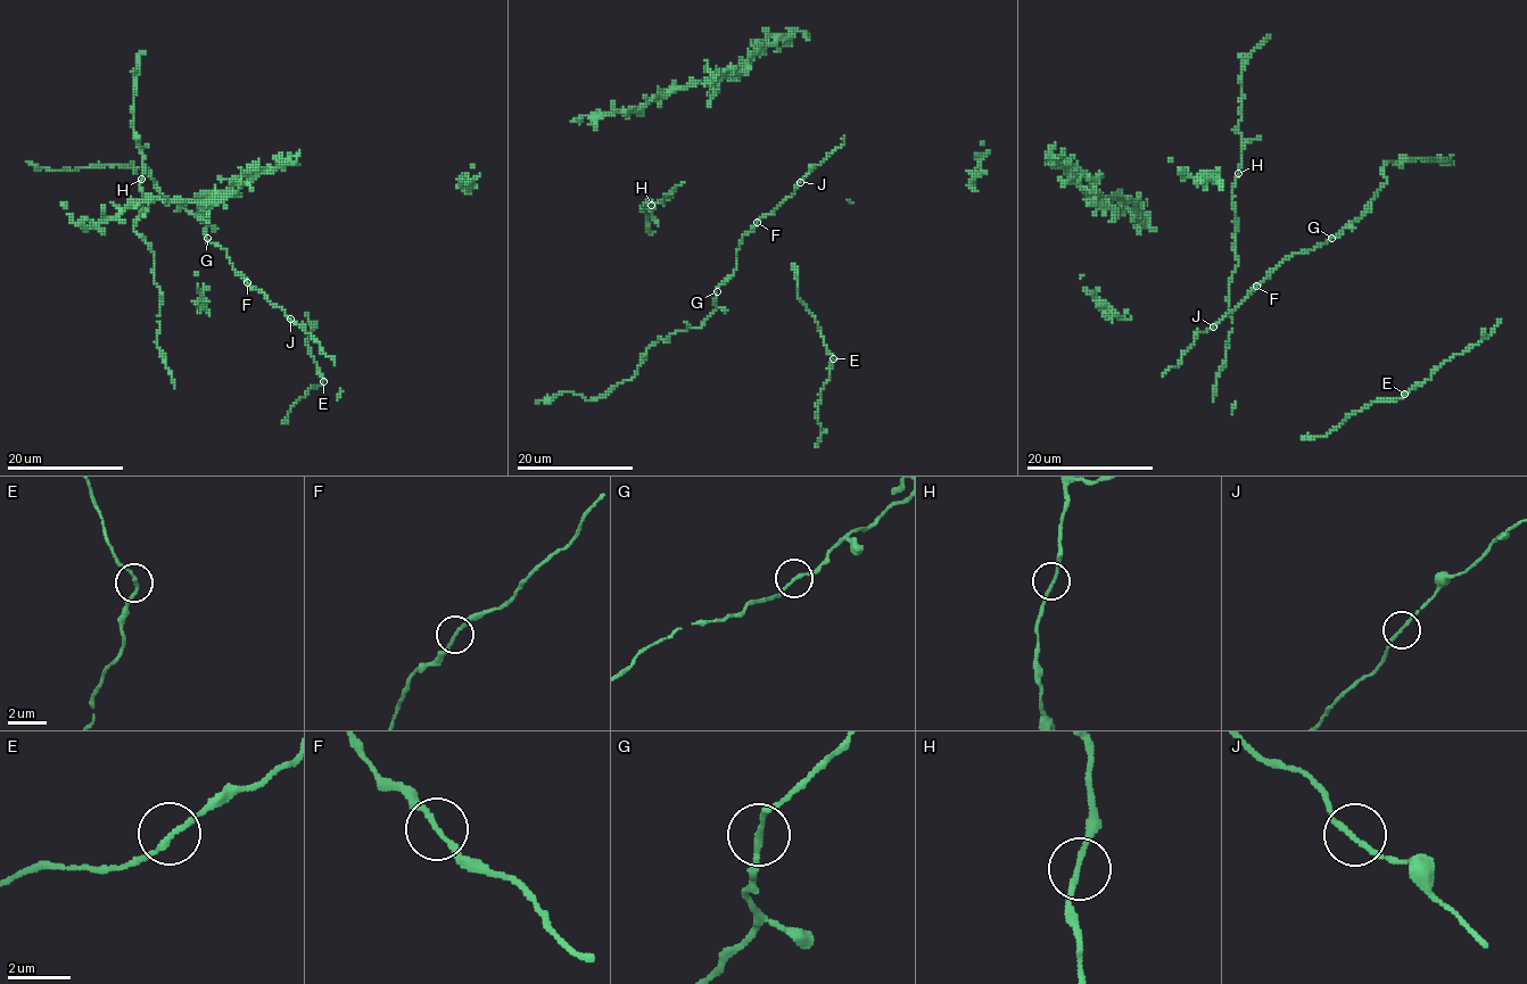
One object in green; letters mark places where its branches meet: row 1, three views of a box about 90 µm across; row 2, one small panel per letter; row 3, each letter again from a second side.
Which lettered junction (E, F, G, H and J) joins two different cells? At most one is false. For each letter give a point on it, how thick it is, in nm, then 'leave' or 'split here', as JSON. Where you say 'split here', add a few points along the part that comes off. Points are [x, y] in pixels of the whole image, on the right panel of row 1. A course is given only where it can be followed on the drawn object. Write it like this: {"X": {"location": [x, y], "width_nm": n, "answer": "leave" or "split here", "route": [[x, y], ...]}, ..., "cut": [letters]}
{"E": {"location": [1404, 394], "width_nm": 160, "answer": "leave"}, "F": {"location": [1256, 286], "width_nm": 160, "answer": "leave"}, "G": {"location": [1331, 238], "width_nm": 160, "answer": "leave"}, "H": {"location": [1238, 173], "width_nm": 160, "answer": "leave"}, "J": {"location": [1213, 327], "width_nm": 160, "answer": "leave"}, "cut": []}

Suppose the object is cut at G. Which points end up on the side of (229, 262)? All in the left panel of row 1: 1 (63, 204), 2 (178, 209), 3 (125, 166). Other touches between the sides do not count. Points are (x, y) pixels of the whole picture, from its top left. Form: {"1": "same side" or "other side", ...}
{"1": "same side", "2": "other side", "3": "other side"}

